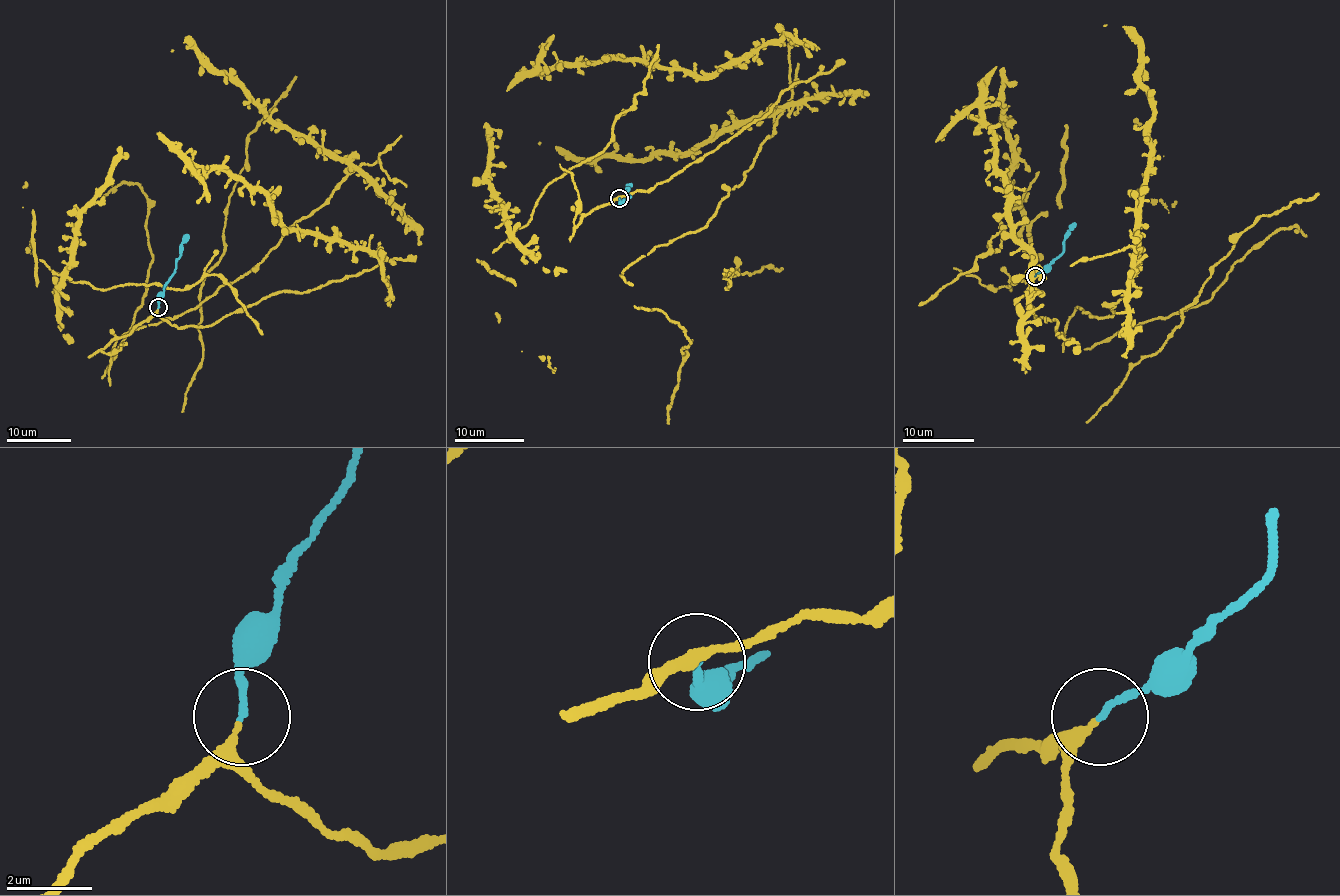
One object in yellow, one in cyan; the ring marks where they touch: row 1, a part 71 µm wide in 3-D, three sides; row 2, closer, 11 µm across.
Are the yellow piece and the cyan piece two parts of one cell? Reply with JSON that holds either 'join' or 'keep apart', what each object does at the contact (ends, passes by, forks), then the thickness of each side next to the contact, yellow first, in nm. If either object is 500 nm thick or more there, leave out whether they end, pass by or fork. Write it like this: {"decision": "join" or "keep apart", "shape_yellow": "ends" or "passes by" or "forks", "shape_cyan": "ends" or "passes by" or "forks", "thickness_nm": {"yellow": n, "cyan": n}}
{"decision": "join", "shape_yellow": "passes by", "shape_cyan": "ends", "thickness_nm": {"yellow": 180, "cyan": 140}}

